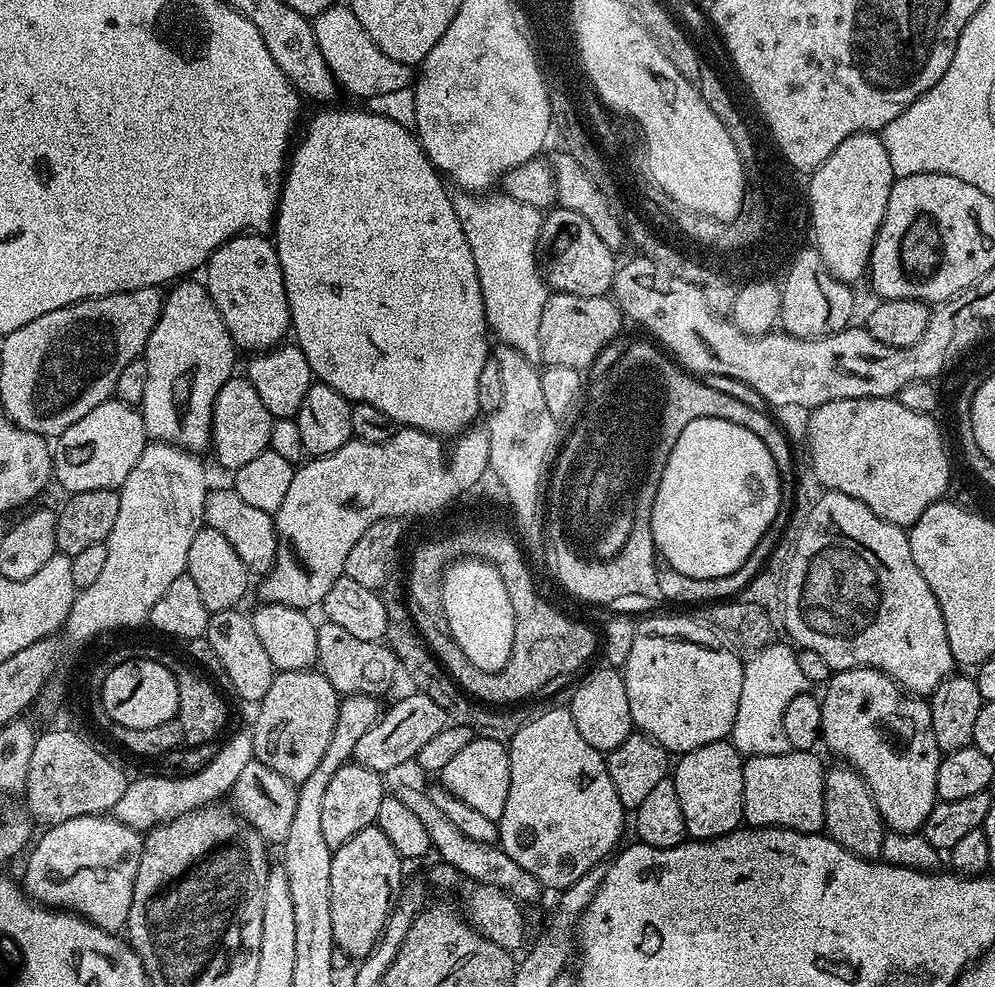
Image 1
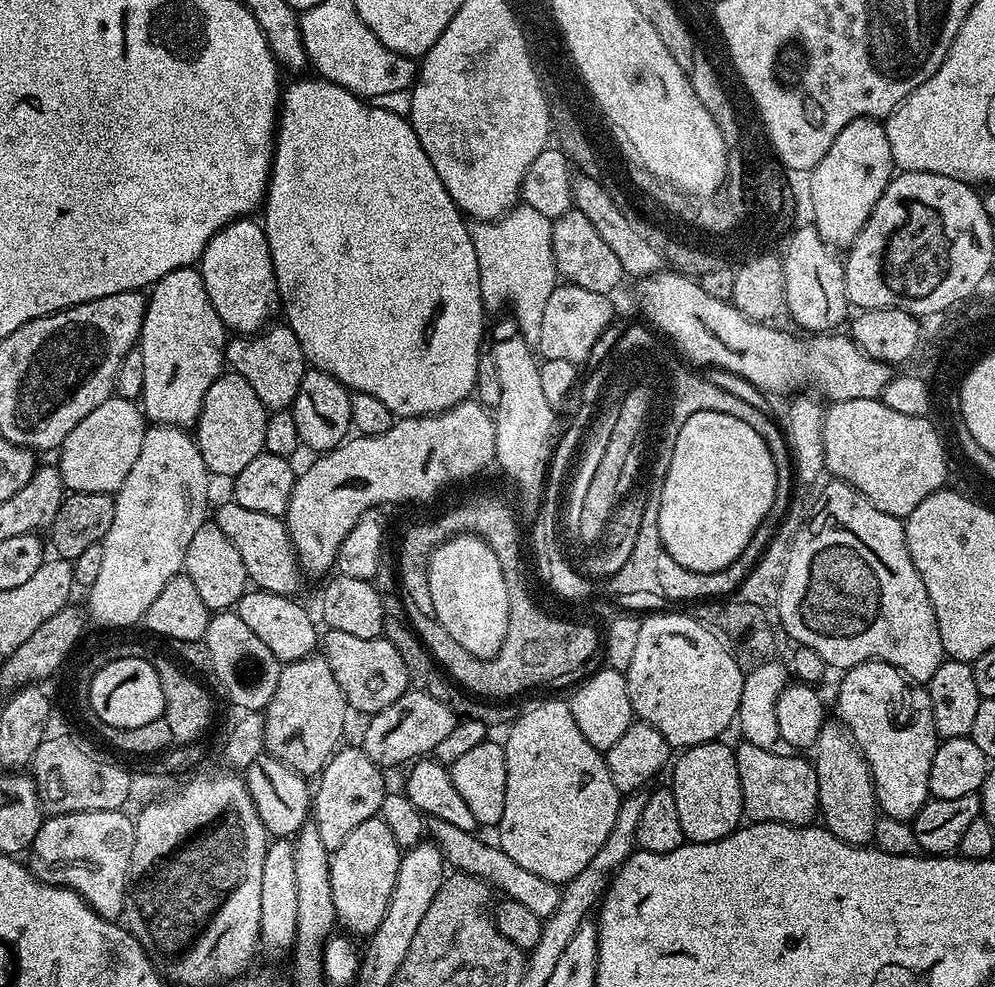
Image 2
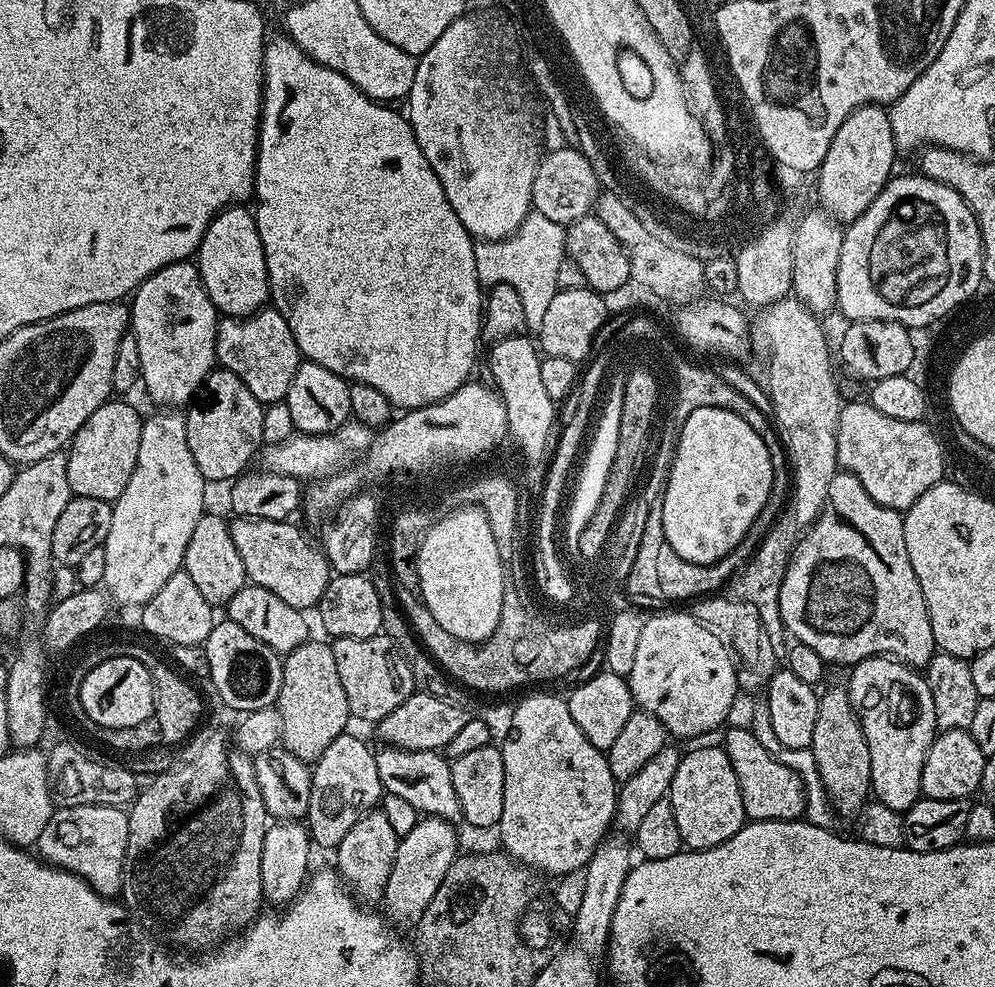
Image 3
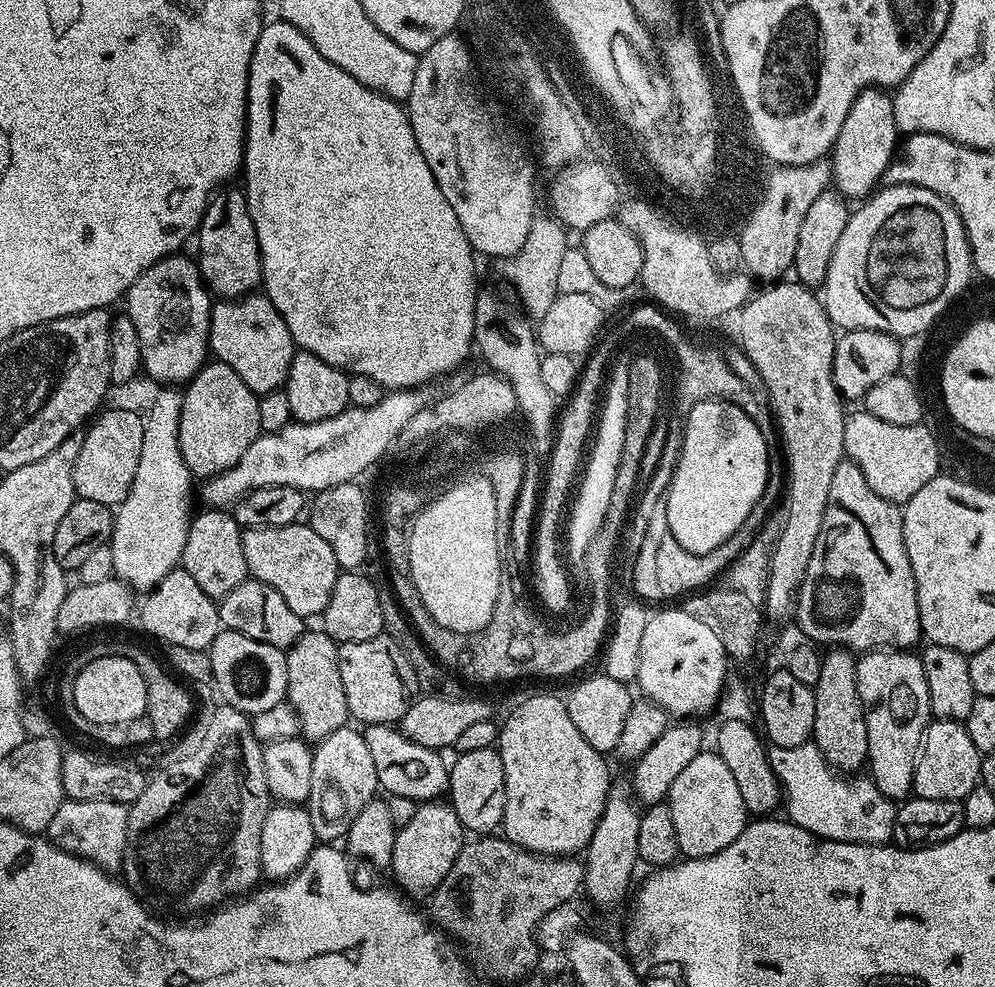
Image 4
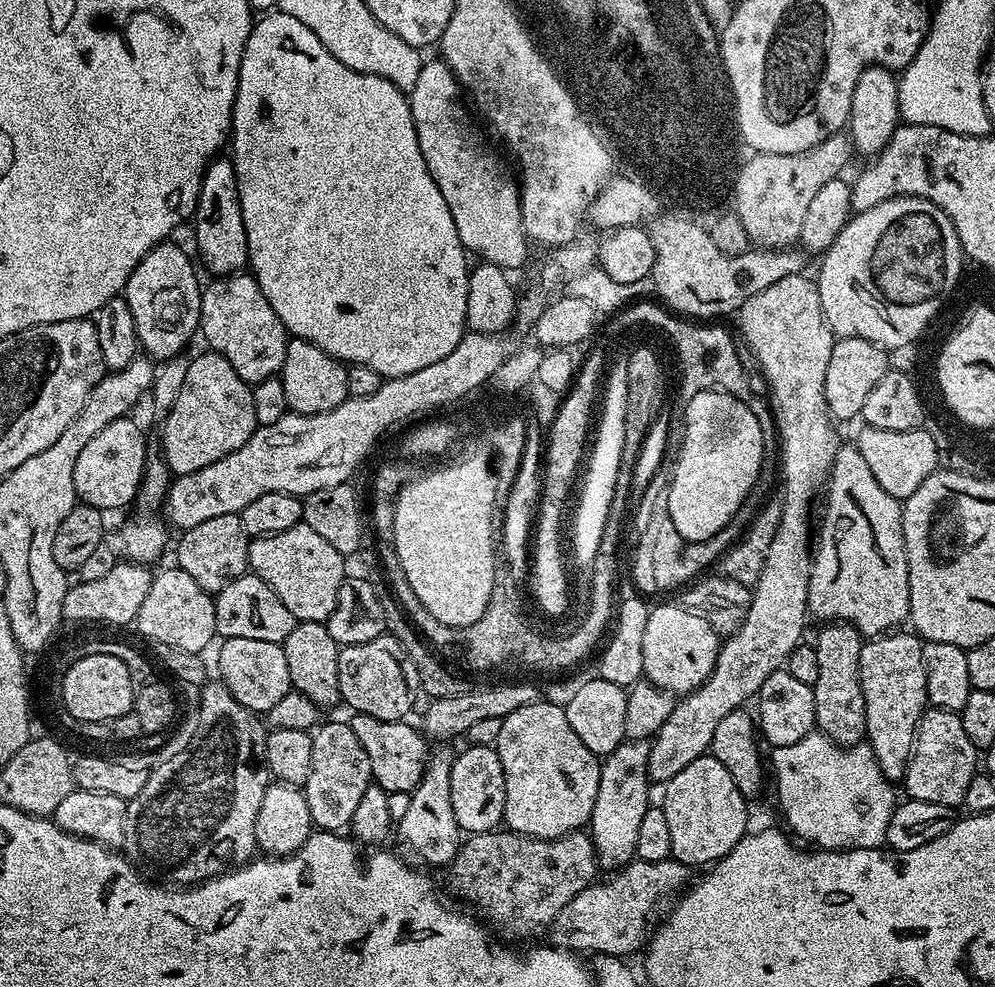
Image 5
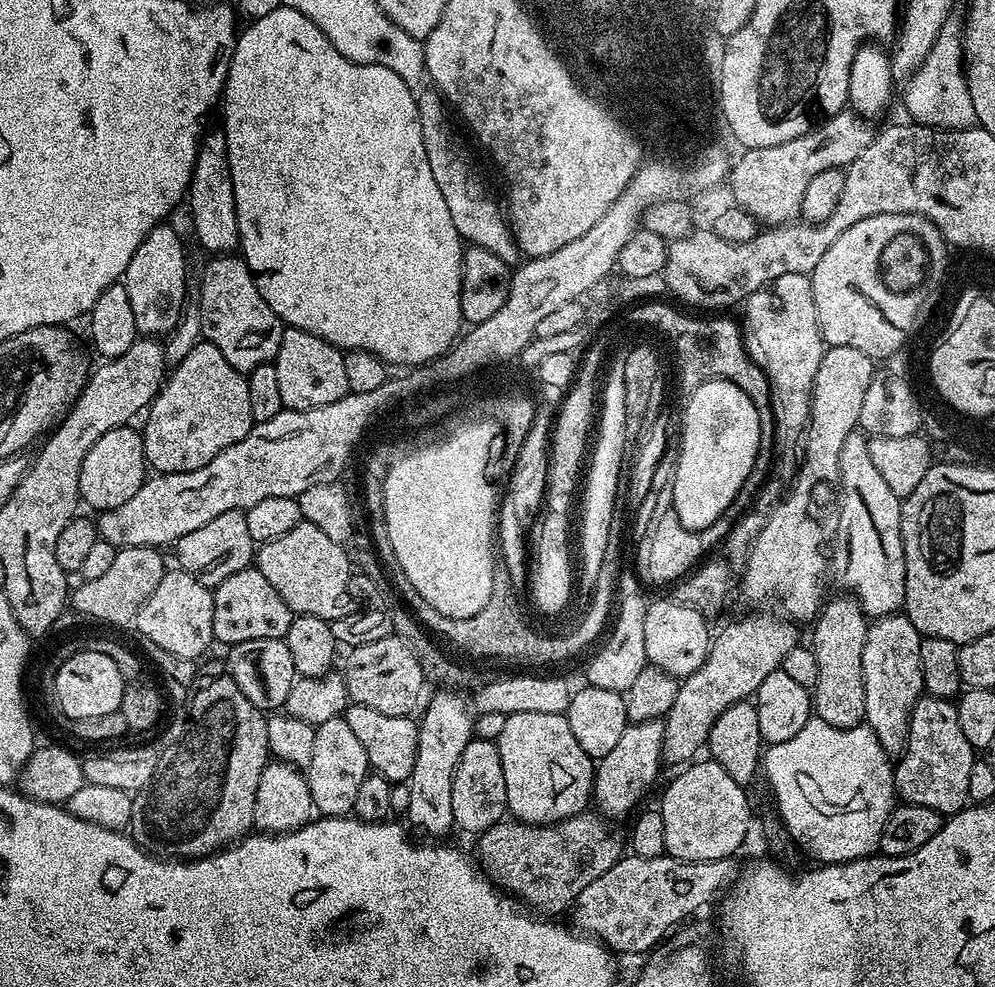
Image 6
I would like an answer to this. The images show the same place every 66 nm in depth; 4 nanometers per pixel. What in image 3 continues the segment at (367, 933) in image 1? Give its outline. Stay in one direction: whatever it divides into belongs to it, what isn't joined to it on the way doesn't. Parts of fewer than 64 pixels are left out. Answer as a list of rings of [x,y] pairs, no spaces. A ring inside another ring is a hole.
[[[373,810],[358,818],[358,822],[354,822],[353,828],[347,832],[346,838],[342,838],[339,848],[334,852],[337,864],[335,867],[341,881],[347,885],[357,901],[379,901],[383,897],[386,882],[390,878],[390,866],[394,866],[397,839],[382,810]]]

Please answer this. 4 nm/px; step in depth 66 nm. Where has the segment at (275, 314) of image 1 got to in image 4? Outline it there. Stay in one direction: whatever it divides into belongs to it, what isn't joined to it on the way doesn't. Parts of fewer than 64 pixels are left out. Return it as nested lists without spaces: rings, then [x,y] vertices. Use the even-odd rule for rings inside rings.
[[[243,191],[213,195],[195,237],[200,247],[198,263],[209,293],[220,298],[235,298],[255,293],[261,287],[264,275],[260,261],[260,247],[250,218],[248,198]]]

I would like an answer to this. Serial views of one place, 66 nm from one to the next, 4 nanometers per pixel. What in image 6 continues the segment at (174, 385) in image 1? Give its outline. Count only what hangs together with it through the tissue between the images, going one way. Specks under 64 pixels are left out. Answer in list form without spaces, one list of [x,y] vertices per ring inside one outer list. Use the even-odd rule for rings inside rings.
[[[161,222],[154,230],[150,230],[150,234],[146,234],[146,238],[142,238],[142,246],[134,250],[134,258],[130,258],[130,266],[126,266],[122,277],[126,295],[130,297],[130,306],[134,310],[136,331],[144,338],[167,337],[168,333],[174,330],[189,295],[188,256],[184,253],[184,244],[180,241],[179,234],[170,225],[171,223]]]

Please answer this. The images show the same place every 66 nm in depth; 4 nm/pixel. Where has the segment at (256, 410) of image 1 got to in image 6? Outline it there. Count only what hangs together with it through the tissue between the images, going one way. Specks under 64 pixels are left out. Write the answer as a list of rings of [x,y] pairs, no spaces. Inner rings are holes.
[[[207,342],[198,343],[194,350],[190,350],[190,354],[186,354],[186,358],[182,358],[182,362],[178,362],[176,368],[167,373],[164,383],[160,385],[160,393],[148,405],[143,420],[144,458],[153,473],[198,470],[198,466],[206,466],[210,458],[218,458],[222,450],[234,446],[234,442],[242,442],[242,438],[250,434],[254,421],[250,414],[247,375],[234,370],[218,346]]]

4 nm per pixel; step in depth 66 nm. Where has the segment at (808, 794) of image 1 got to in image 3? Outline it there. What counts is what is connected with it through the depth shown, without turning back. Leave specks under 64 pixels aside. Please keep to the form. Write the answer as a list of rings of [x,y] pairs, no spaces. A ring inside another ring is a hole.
[[[751,727],[732,728],[722,741],[724,753],[734,766],[742,790],[744,815],[754,820],[798,820],[804,816],[804,784],[800,775],[786,766],[769,749],[763,748]]]

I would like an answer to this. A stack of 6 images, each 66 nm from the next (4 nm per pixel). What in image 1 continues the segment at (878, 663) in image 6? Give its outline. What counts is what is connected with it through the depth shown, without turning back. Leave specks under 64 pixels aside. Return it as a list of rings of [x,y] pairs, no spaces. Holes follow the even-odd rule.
[[[842,668],[833,671],[832,675],[828,677],[828,683],[823,689],[820,705],[822,706],[822,730],[820,731],[820,735],[822,737],[823,747],[826,746],[834,755],[841,756],[841,758],[844,759],[841,761],[843,761],[847,767],[856,771],[866,782],[870,794],[878,806],[881,818],[891,831],[919,833],[921,829],[923,829],[926,818],[930,814],[930,810],[938,802],[936,783],[938,782],[938,766],[942,759],[942,753],[938,746],[938,742],[934,742],[932,723],[930,722],[930,710],[928,709],[929,701],[911,692],[904,691],[895,680],[889,678],[886,673],[879,672],[877,668]]]

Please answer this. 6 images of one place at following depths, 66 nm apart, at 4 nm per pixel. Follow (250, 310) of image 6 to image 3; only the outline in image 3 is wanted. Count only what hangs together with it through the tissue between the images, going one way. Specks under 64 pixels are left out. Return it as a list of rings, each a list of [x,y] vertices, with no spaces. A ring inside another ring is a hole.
[[[265,306],[249,316],[224,316],[216,325],[216,359],[219,367],[230,370],[246,382],[246,390],[262,405],[287,401],[290,382],[298,374],[302,357],[286,318],[278,309]]]

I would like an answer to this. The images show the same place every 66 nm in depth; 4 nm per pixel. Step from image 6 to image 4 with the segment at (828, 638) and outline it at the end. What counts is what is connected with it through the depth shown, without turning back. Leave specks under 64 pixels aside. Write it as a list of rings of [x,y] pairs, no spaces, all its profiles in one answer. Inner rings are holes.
[[[832,646],[823,653],[823,658],[822,674],[818,674],[818,682],[814,685],[816,697],[812,740],[835,771],[841,774],[856,774],[865,767],[868,758],[864,703],[860,700],[856,681],[857,657],[847,648]]]

